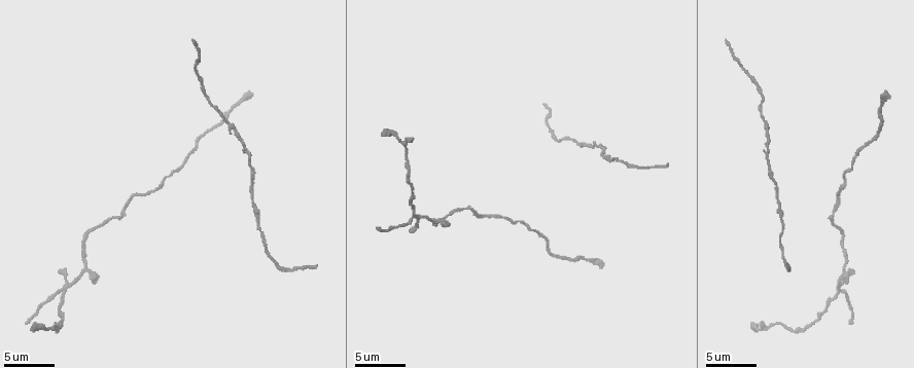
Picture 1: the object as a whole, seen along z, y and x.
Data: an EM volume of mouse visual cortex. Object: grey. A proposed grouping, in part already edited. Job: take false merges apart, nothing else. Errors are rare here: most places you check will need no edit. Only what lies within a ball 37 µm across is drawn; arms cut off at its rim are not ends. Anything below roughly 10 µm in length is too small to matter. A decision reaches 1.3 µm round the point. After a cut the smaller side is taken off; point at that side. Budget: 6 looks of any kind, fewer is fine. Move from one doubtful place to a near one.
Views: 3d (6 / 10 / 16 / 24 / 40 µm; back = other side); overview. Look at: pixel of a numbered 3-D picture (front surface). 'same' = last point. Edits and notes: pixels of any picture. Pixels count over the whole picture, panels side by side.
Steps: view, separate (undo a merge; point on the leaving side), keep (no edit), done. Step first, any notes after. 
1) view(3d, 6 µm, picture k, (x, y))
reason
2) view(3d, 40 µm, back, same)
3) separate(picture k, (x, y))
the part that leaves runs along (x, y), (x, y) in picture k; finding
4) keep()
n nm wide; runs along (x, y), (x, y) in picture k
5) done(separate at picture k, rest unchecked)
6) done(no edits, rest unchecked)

view(3d, 6 µm, picture 1, (253, 181))
calibre changes

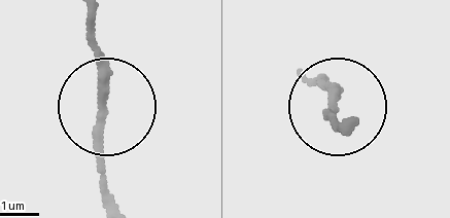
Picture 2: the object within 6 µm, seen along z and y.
keep()
all the same cell

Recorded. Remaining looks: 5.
view(3d, 16 µm, picture 1, (835, 294))
calibre changes

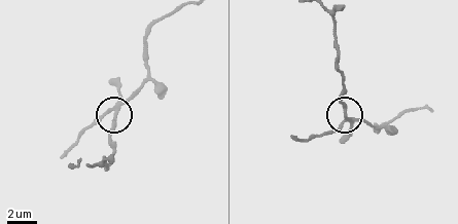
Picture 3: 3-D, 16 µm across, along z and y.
separate(picture 3, (119, 87))
210 nm wide; a second cell is stuck on

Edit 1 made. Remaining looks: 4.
view(3d, 10 µm, picture 1, (118, 216))
narrows sharply

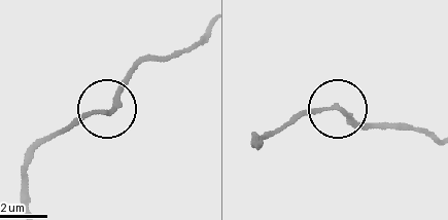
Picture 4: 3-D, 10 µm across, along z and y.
keep()
runs along (200, 35), (141, 64), (111, 105), (81, 113), (60, 133) in picture 4; one cell here

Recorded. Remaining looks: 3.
done(separate at picture 3, rest unchecked)

